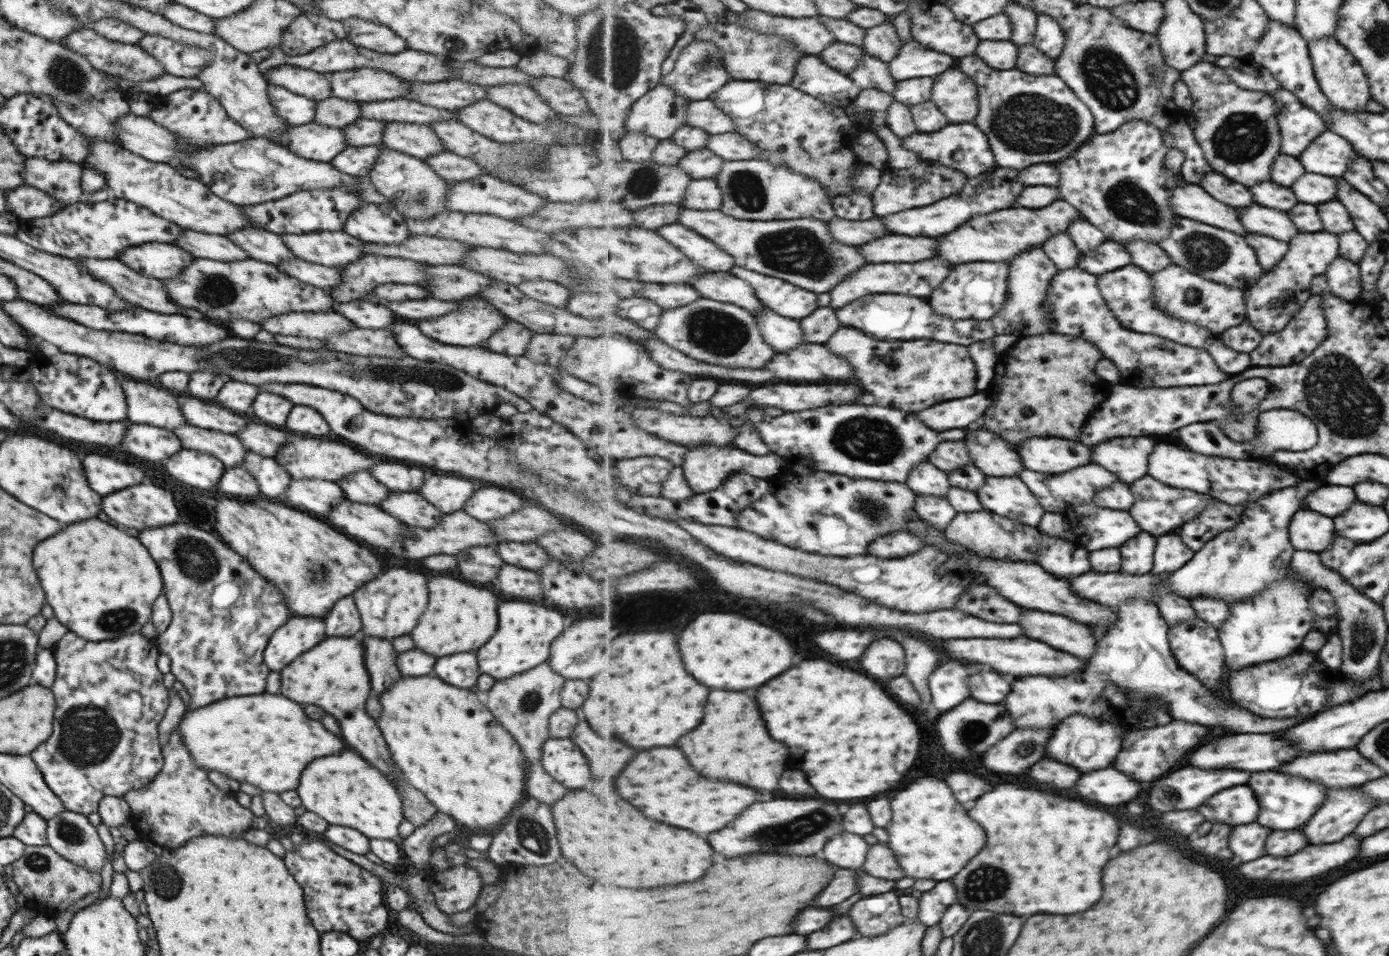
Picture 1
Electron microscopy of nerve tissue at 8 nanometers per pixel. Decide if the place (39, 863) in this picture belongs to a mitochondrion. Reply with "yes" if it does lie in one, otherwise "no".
yes

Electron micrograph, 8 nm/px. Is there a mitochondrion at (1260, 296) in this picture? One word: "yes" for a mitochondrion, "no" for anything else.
no

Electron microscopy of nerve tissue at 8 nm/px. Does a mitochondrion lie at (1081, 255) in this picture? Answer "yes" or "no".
no

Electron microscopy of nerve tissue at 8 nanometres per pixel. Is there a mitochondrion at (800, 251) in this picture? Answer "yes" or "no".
yes

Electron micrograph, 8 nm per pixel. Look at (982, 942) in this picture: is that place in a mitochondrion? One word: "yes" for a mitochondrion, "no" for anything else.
yes

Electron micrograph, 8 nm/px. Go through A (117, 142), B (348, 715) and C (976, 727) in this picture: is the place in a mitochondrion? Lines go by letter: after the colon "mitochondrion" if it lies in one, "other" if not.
A: other
B: other
C: mitochondrion

